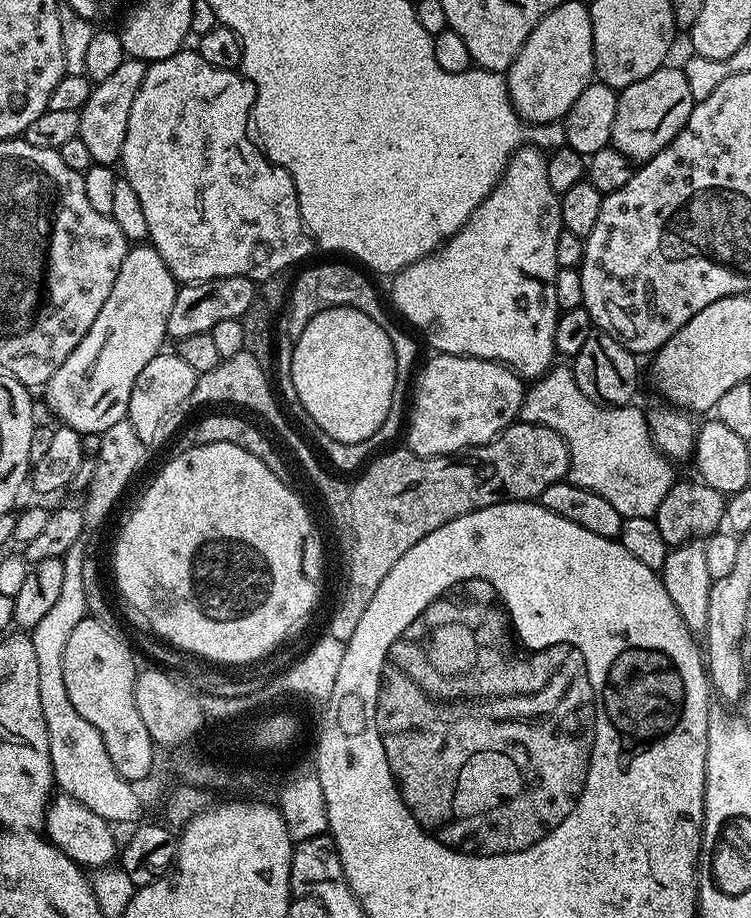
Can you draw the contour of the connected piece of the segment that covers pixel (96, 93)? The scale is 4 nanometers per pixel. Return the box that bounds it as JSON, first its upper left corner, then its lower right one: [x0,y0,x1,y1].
[78,58,148,166]

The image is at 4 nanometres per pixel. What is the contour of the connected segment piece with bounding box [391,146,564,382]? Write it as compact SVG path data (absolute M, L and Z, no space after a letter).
M521 146L518 151L509 156L508 165L502 174L502 178L496 183L490 195L474 210L474 214L470 214L470 218L466 223L446 243L441 244L435 252L423 256L418 262L407 264L401 272L395 273L391 277L392 300L396 303L397 310L413 324L411 327L419 333L422 340L422 335L424 335L424 340L432 347L431 351L433 353L493 360L511 368L517 376L528 382L543 376L549 368L553 367L555 360L552 359L557 359L558 356L556 343L554 342L554 330L562 311L558 306L558 294L554 294L557 269L556 251L558 250L558 238L561 232L564 231L564 223L560 213L560 197L554 190L550 190L550 178L546 178L547 165L548 156L541 149L535 146Z

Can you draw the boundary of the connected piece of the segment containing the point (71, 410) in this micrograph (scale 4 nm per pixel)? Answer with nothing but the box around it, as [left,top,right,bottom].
[43,242,177,434]

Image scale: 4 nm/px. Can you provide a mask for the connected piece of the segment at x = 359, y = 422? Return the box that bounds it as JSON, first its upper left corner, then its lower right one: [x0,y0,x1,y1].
[292,310,396,444]

